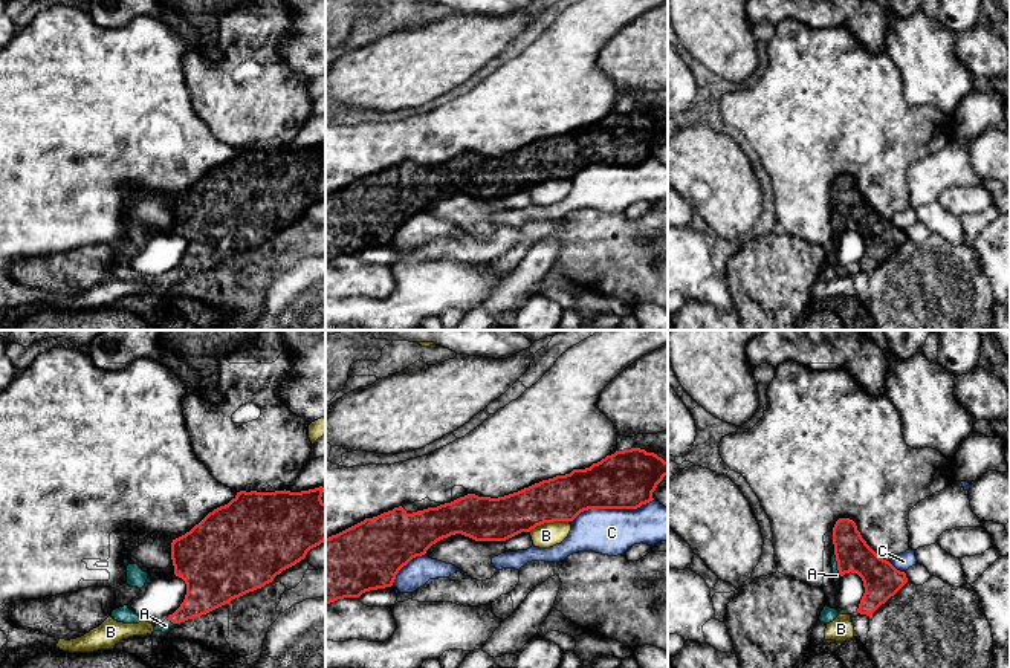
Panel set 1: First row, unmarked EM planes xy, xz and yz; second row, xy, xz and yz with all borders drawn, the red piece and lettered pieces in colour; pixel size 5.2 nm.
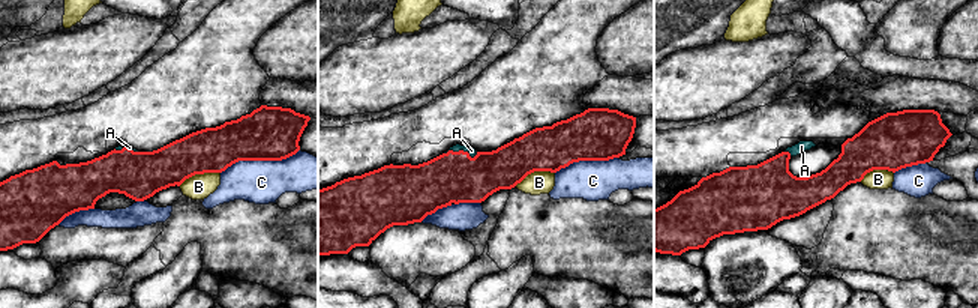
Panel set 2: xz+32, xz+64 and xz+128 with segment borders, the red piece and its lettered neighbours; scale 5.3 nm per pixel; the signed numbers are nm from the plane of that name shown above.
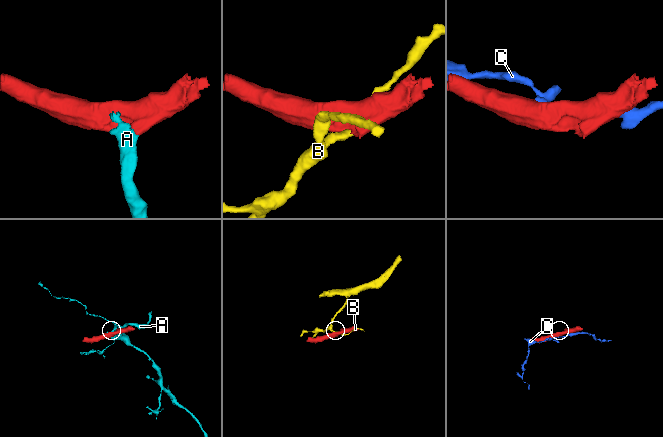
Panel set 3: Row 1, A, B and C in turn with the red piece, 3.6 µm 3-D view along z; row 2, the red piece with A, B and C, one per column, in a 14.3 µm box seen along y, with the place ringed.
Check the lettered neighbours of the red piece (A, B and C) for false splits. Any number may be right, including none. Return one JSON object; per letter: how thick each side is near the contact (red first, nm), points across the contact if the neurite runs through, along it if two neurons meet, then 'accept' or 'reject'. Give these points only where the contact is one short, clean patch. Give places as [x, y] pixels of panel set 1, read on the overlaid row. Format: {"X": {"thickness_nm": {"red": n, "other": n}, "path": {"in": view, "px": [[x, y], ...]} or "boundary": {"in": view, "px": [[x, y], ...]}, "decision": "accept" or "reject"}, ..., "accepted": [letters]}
{"A": {"thickness_nm": {"red": 190, "other": 40}, "decision": "accept"}, "B": {"thickness_nm": {"red": 240, "other": 130}, "decision": "reject"}, "C": {"thickness_nm": {"red": 300, "other": 240}, "decision": "reject"}, "accepted": ["A"]}

